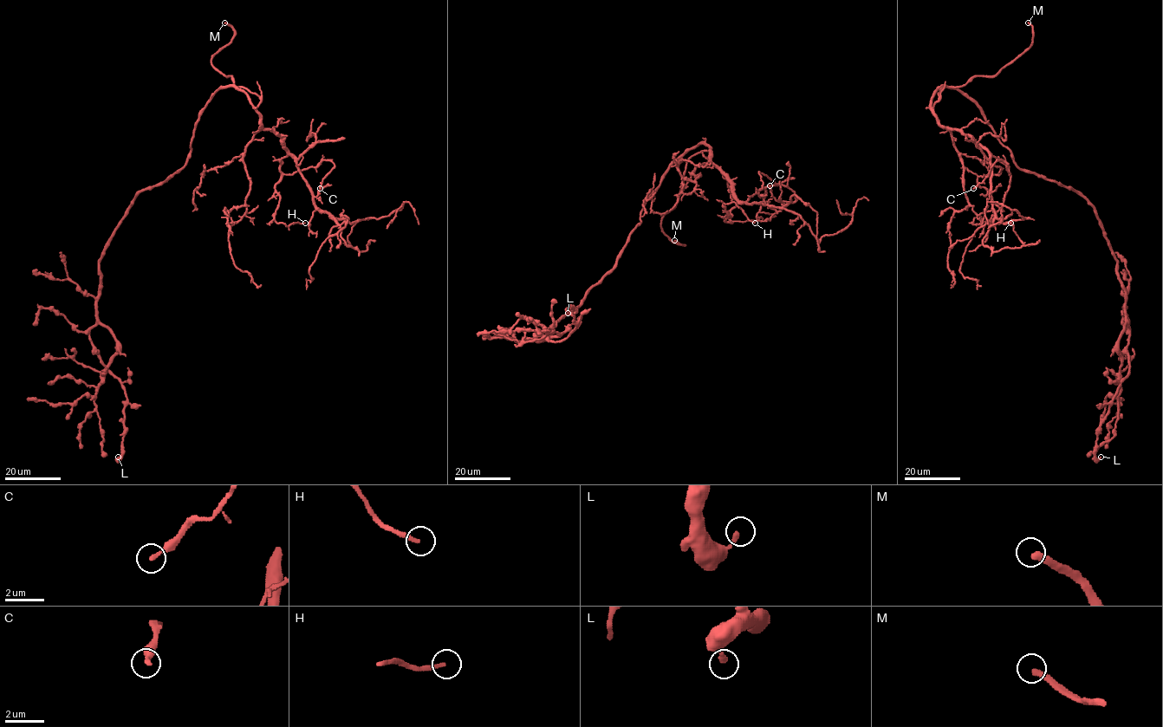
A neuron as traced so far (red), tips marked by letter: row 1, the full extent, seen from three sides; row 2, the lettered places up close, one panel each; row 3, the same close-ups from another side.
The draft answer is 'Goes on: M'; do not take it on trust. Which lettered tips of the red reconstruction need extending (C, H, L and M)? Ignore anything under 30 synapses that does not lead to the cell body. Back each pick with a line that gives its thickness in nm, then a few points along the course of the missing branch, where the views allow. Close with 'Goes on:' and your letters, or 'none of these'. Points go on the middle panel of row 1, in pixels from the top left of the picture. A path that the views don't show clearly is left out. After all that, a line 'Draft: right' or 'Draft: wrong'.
M: calibre 320 nm; course (674, 240), (660, 236), (661, 241), (660, 237)
Goes on: M
Draft: right

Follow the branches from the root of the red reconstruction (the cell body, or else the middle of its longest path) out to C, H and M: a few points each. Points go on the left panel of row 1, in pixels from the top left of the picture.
C: (191, 139), (211, 97), (236, 86), (262, 127), (281, 137), (288, 152), (282, 172), (334, 164), (320, 188)
H: (191, 139), (218, 89), (242, 90), (262, 127), (288, 152), (274, 220), (305, 223)
M: (191, 139), (200, 111), (218, 89), (236, 86), (255, 107), (261, 100), (211, 63), (234, 35), (224, 22)

